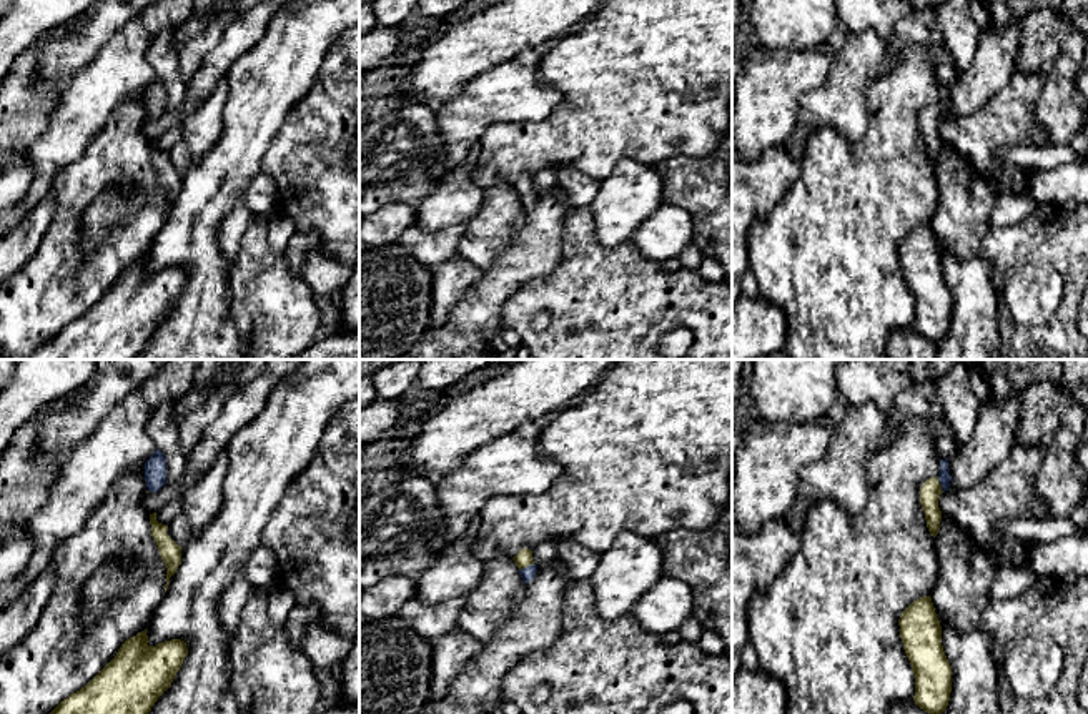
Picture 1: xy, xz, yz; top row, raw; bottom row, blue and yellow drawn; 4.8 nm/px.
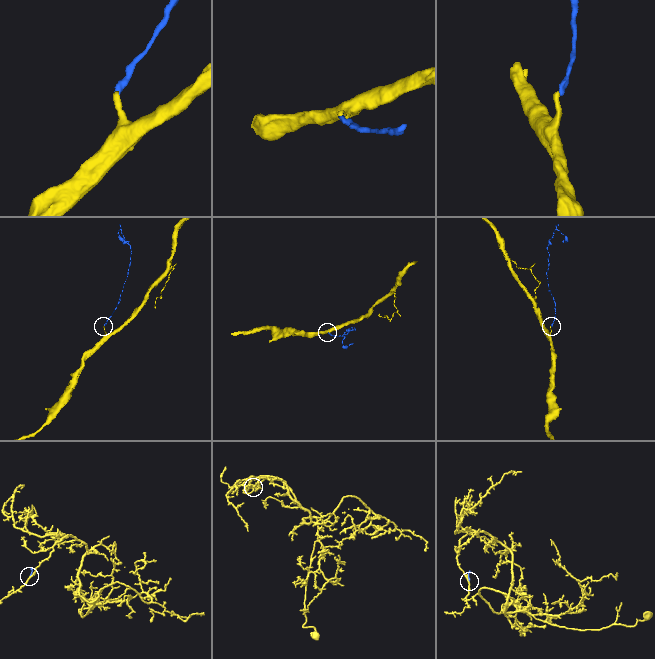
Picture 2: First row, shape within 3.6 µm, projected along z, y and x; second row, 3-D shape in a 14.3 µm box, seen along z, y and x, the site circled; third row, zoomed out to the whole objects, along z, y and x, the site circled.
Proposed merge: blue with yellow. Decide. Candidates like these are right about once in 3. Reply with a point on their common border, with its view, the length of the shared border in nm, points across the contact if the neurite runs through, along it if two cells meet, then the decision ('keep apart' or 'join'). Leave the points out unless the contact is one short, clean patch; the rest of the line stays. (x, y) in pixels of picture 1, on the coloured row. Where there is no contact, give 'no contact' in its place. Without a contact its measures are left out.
meets blue in yz at (940, 483); contact 80 nm long; runs through yz (944, 476), (940, 483), (930, 490); join

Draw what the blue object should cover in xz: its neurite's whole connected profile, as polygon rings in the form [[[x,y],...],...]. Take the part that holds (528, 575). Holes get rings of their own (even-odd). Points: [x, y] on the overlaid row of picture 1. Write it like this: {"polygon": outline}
{"polygon": [[[524,548],[514,558],[516,566],[519,568],[519,574],[522,581],[527,584],[536,578],[537,566],[532,559],[532,551]]]}

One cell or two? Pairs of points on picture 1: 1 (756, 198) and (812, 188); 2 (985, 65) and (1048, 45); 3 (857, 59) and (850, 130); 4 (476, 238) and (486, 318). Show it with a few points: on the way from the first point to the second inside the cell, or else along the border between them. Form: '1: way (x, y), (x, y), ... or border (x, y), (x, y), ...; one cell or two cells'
1: border (801, 160), (799, 177), (756, 220); two cells
2: border (1025, 19), (1020, 29), (1015, 69); two cells
3: way (850, 77), (850, 112); one cell
4: border (509, 240), (504, 252), (483, 270); two cells

